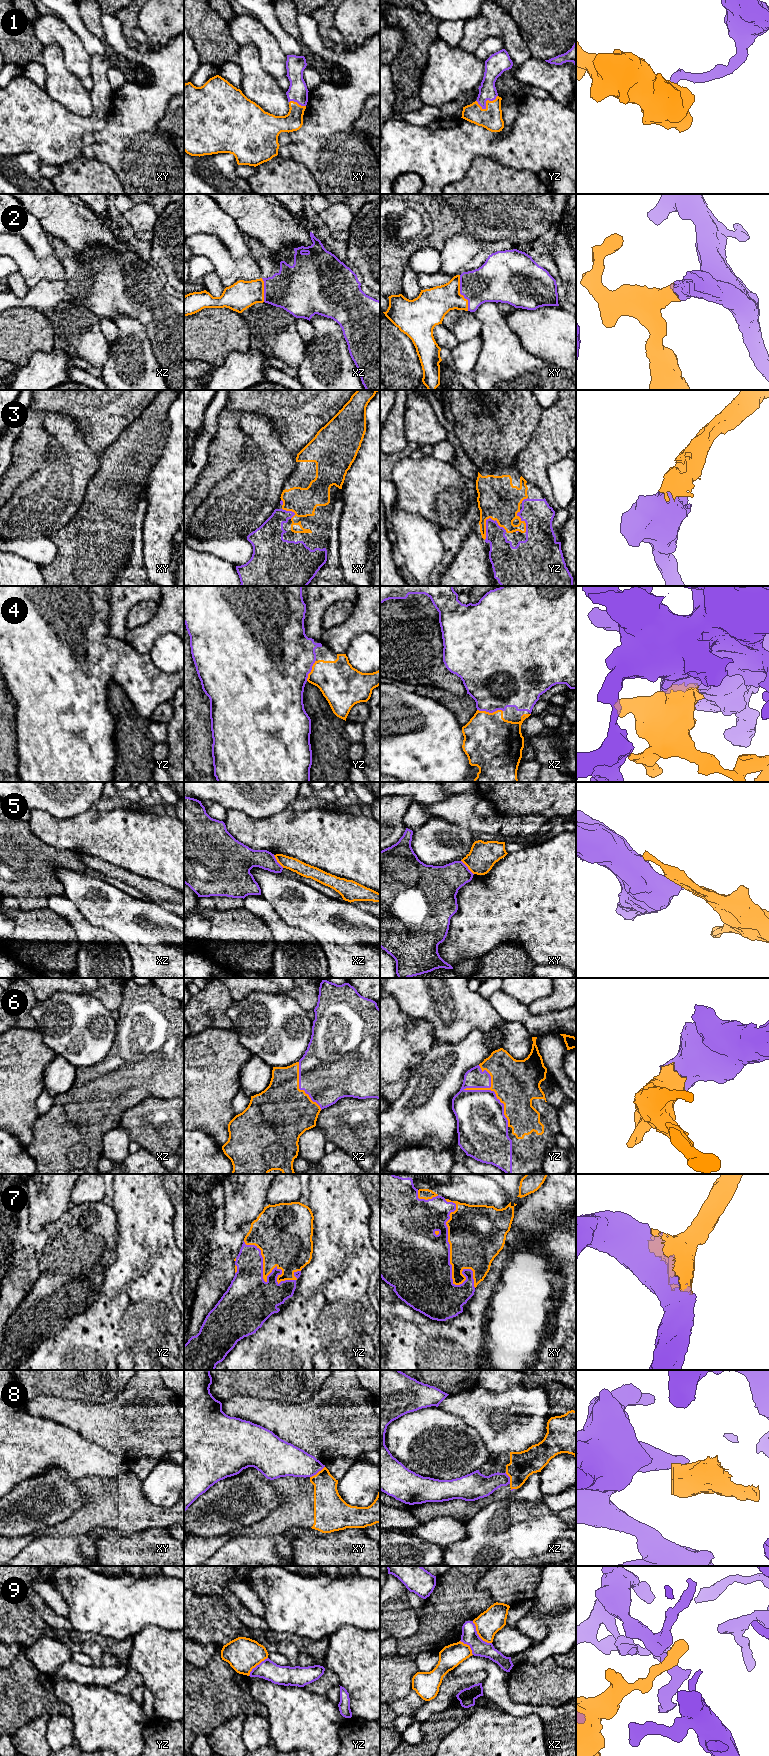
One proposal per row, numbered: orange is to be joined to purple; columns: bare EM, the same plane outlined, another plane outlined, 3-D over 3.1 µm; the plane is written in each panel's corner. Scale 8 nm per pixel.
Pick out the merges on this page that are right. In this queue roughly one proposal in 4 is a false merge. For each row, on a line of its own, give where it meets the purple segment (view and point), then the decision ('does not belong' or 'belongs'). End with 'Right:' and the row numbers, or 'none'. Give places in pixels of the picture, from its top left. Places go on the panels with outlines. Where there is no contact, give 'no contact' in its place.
1: meets purple in yz at (485, 103); belongs
2: meets purple in xy at (460, 293); belongs
3: meets purple in yz at (496, 521); belongs
4: meets purple in xz at (490, 712); belongs
5: meets purple in xy at (467, 867); does not belong
6: meets purple in yz at (495, 1094); belongs
7: meets purple in xy at (449, 1260); belongs
8: meets purple in xy at (317, 1472); does not belong
9: meets purple in xz at (478, 1635); does not belong
Right: 1, 2, 3, 4, 6, 7

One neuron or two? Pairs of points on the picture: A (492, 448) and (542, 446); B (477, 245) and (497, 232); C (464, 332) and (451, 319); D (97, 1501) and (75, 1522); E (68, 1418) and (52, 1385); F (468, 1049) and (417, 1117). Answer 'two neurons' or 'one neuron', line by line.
A: two neurons
B: two neurons
C: one neuron
D: one neuron
E: two neurons
F: one neuron

